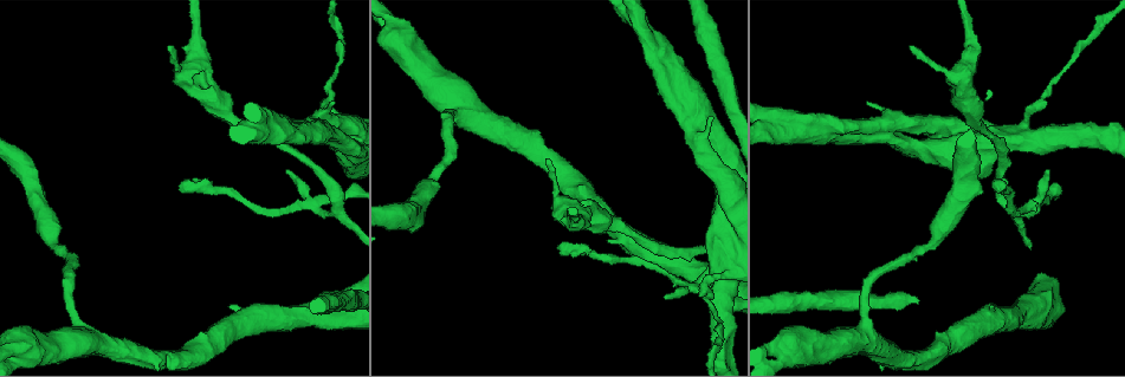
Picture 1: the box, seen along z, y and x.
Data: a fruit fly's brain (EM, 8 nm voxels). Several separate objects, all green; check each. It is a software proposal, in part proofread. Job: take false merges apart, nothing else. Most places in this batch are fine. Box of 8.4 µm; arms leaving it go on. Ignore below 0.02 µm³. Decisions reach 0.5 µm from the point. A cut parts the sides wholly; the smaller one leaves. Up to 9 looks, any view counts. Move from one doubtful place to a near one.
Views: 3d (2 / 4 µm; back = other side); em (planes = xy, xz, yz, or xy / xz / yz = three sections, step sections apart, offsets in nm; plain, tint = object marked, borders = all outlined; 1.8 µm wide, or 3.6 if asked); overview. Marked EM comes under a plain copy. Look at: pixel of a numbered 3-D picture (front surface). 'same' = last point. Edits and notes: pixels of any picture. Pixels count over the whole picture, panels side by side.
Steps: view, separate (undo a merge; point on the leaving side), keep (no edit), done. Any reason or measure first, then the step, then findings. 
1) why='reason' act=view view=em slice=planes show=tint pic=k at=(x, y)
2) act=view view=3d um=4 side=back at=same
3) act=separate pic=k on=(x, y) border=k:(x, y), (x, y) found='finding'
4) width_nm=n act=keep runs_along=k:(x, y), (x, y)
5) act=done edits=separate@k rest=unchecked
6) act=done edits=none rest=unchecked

why='touches itself' act=view view=em slice=yz step=4 show=tint pic=1 at=(875, 135)

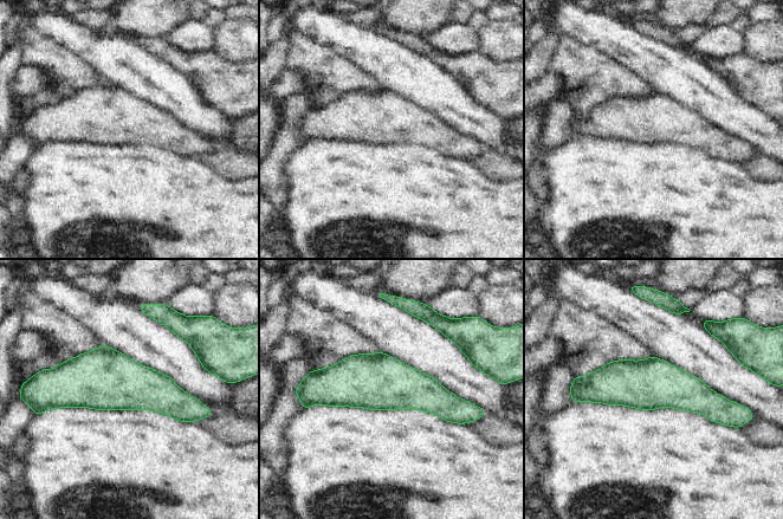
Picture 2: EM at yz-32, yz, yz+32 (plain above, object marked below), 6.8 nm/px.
why='cut it another way' act=view view=em slice=planes show=tint at=same

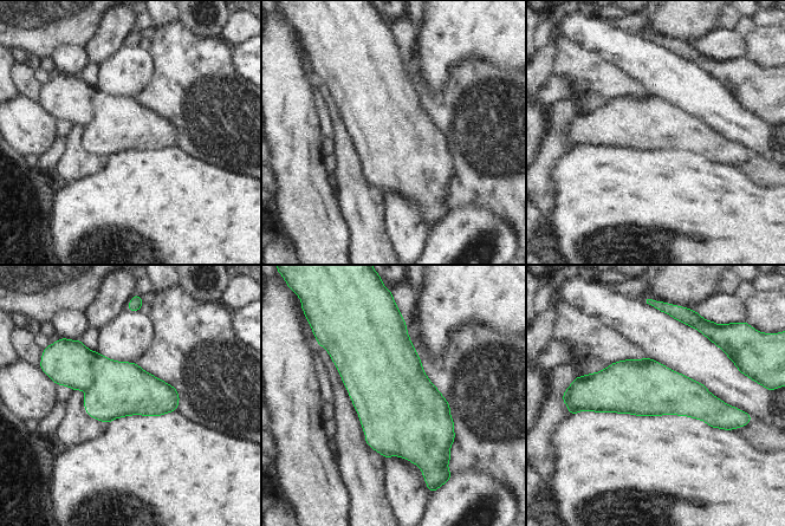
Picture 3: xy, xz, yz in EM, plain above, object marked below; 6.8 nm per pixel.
act=keep runs_along=3:(588, 391), (667, 391), (728, 410) found='one neuron here'

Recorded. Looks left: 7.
why='abrupt turn' act=view view=em slice=planes show=borders pic=1 at=(313, 209)

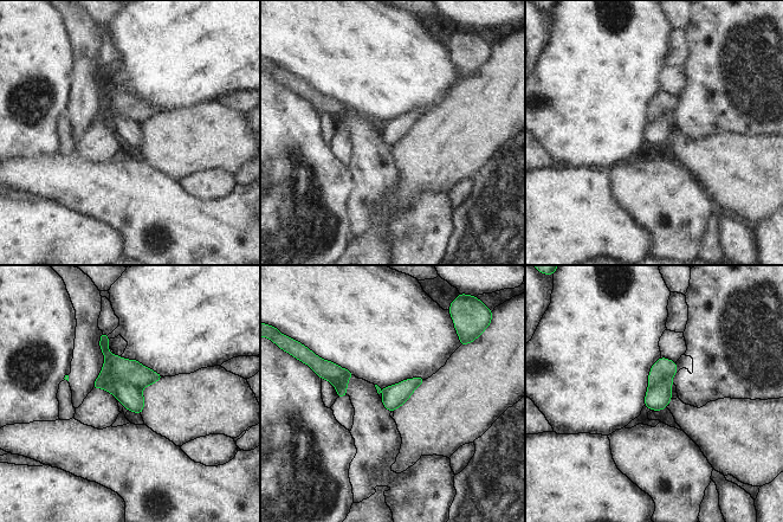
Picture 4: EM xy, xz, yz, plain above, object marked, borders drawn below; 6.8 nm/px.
width_nm=160 act=separate pic=4 on=(116, 368) border=4:(114, 384), (125, 381), (141, 388) found='a second neuron is stuck on'

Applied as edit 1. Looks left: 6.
act=view view=overview

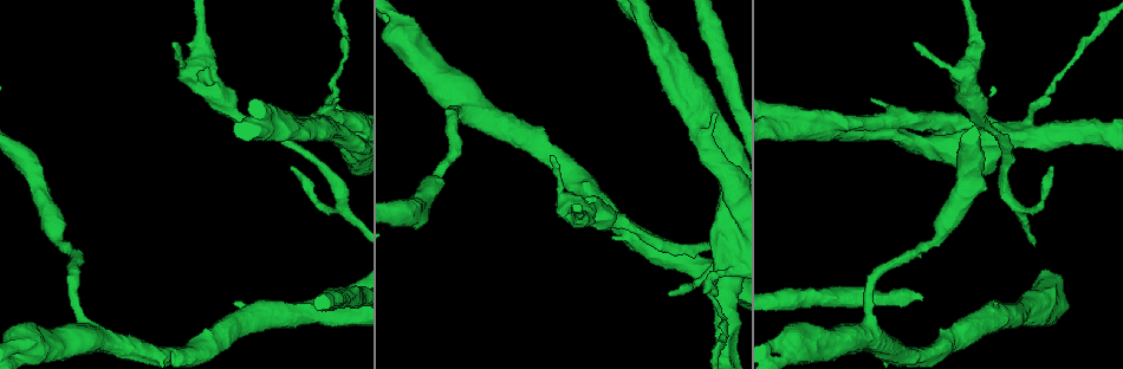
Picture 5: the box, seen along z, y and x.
act=view view=3d um=4 side=back pic=5 at=(732, 273)

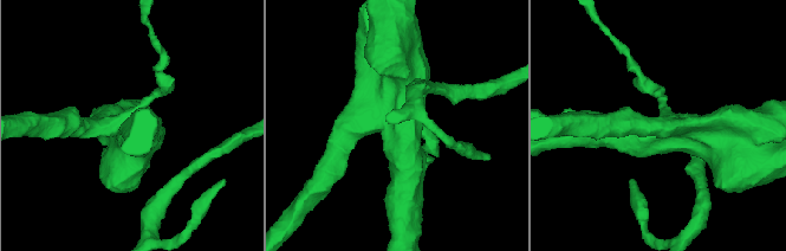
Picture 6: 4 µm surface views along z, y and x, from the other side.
arms=3 act=view view=em um=3.6 slice=planes show=tint pic=6 at=(397, 127)

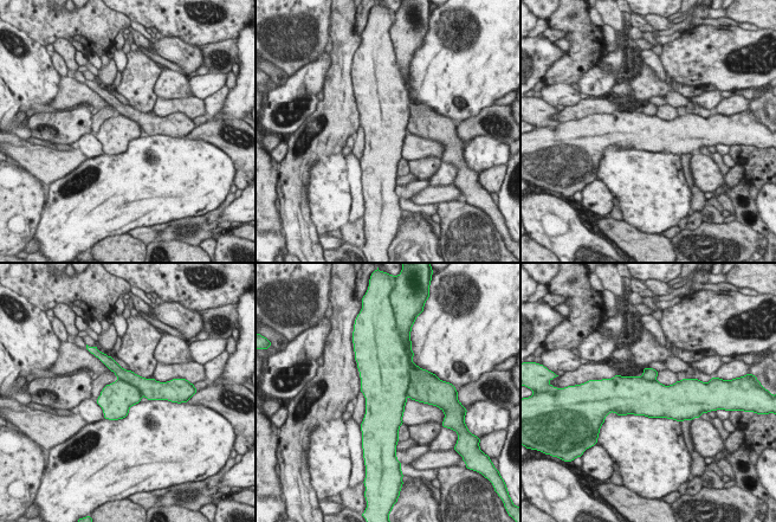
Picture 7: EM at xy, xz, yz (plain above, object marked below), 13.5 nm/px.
act=keep found='one neuron here'

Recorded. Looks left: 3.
why='three arms meet' act=view view=3d um=4 pic=5 at=(464, 110)

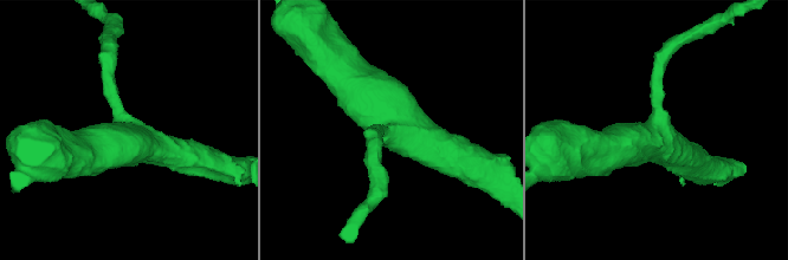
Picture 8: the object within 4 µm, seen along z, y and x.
why='shape alone is not enough' act=view view=em um=3.6 slice=planes show=tint pic=8 at=(387, 132)

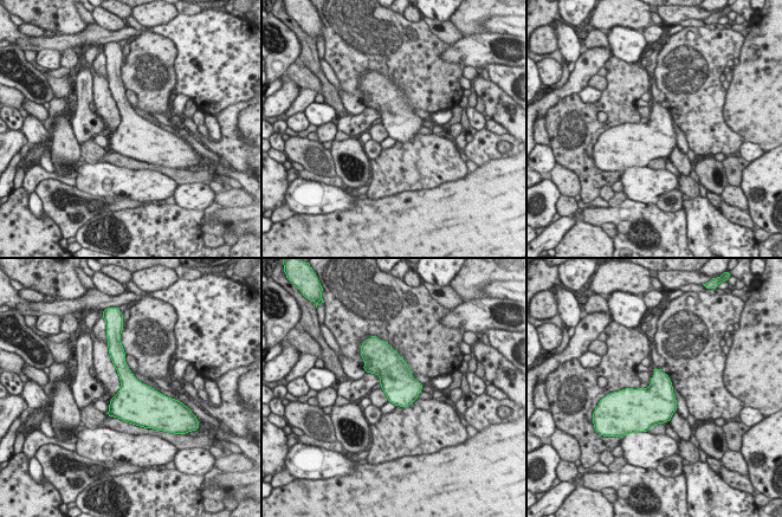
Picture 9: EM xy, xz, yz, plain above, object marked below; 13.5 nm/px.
width_nm=460 act=keep found='all the same neuron'

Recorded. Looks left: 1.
act=done edits=separate@4 rest=unchecked

